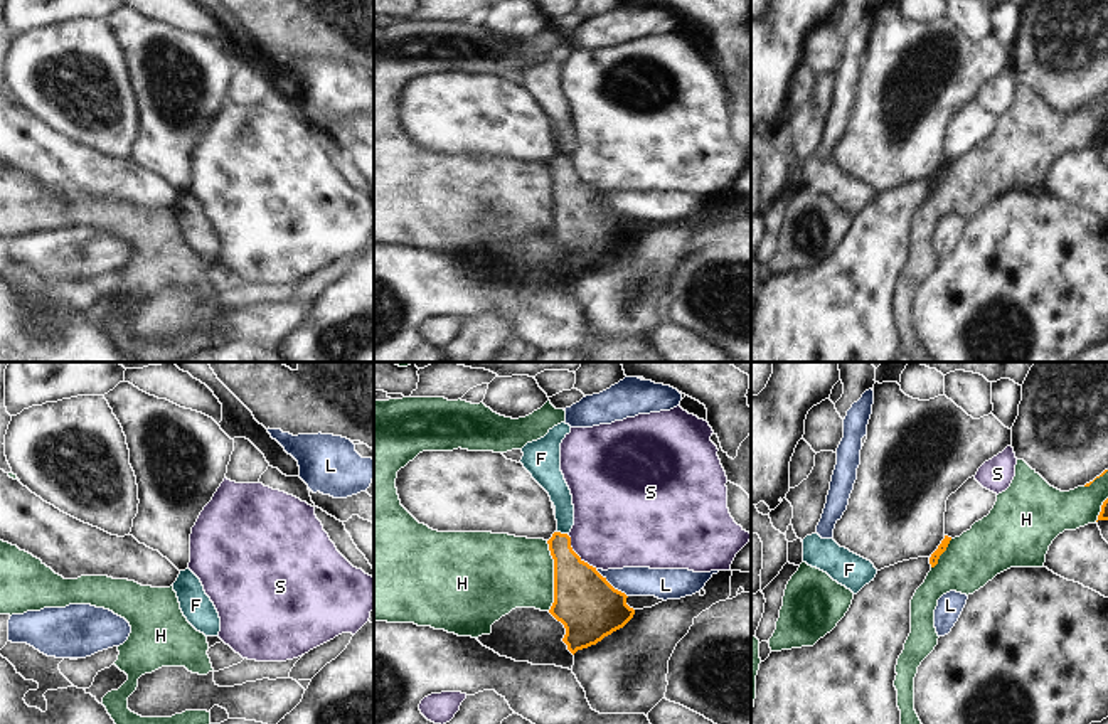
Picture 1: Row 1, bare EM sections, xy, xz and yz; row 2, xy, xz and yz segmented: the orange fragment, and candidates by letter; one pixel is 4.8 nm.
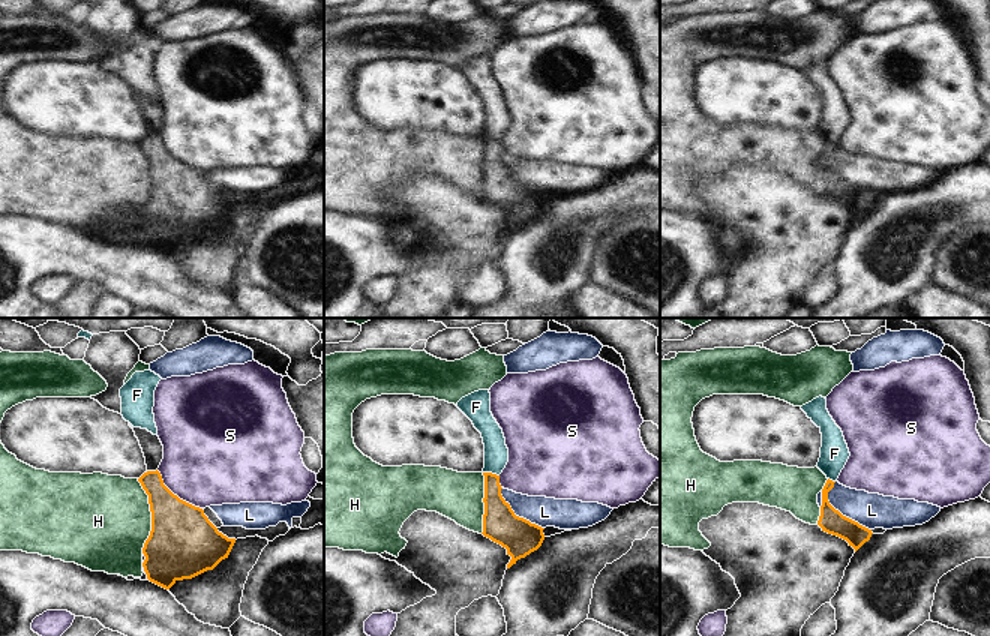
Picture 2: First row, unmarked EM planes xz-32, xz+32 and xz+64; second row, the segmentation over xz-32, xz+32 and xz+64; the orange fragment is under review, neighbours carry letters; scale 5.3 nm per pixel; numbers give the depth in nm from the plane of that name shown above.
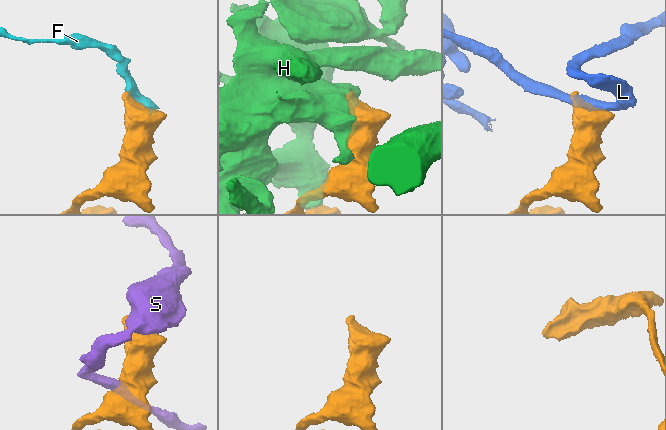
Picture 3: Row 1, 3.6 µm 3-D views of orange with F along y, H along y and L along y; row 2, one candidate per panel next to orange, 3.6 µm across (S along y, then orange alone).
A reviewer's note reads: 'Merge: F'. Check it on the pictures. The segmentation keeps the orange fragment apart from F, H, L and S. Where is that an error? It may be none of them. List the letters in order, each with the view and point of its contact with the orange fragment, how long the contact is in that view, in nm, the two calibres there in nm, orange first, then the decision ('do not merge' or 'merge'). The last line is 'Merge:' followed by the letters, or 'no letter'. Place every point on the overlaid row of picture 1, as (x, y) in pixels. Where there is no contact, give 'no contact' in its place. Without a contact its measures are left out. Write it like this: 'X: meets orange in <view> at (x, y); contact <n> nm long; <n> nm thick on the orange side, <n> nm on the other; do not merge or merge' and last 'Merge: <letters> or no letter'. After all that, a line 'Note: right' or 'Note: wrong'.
F: meets orange in xz at (563, 534); contact 70 nm long; 220 nm thick on the orange side, 110 nm on the other; do not merge
H: meets orange in xz at (554, 576); contact 340 nm long; 300 nm thick on the orange side, 360 nm on the other; do not merge
L: meets orange in xz at (610, 585); contact 200 nm long; 300 nm thick on the orange side, 140 nm on the other; do not merge
S: meets orange in xz at (576, 554); contact 220 nm long; 300 nm thick on the orange side, 420 nm on the other; do not merge
Merge: no letter
Note: wrong

